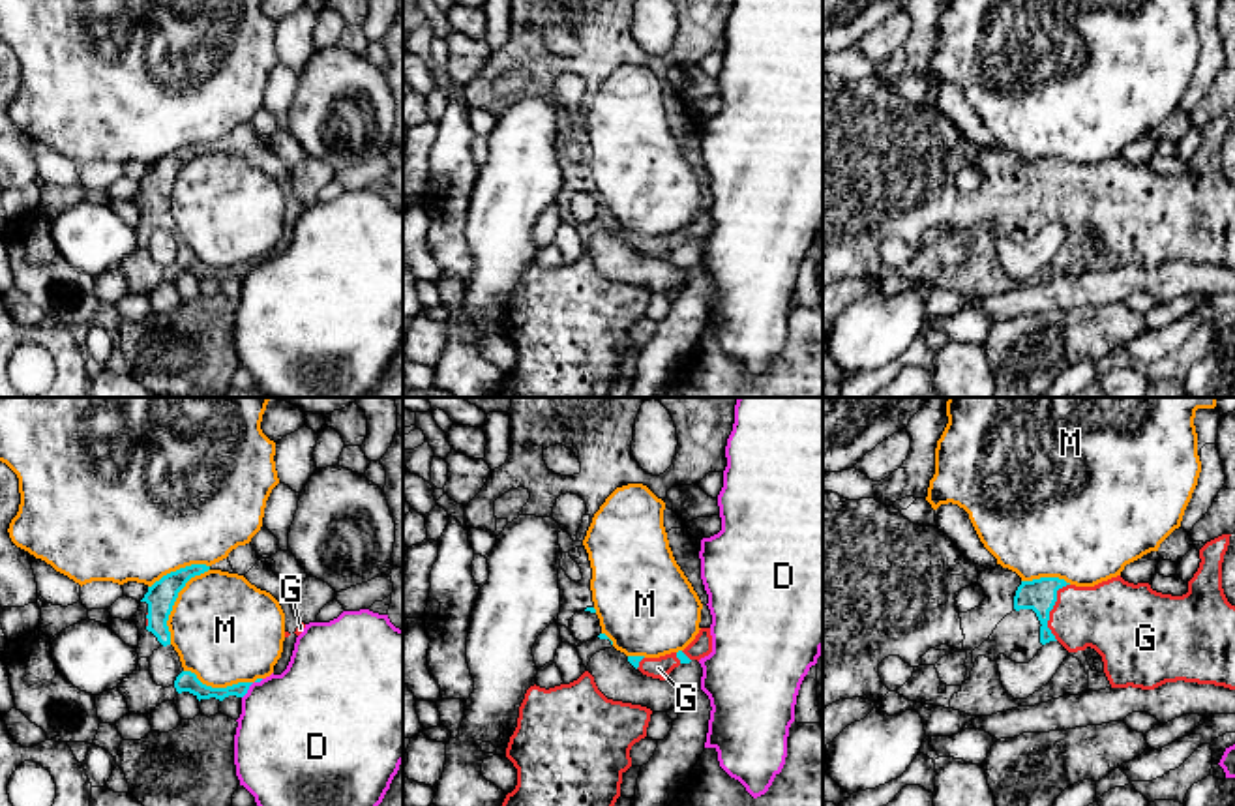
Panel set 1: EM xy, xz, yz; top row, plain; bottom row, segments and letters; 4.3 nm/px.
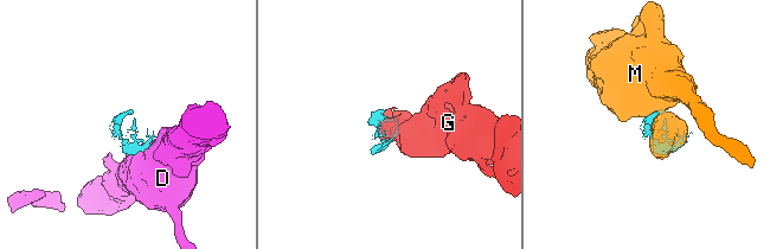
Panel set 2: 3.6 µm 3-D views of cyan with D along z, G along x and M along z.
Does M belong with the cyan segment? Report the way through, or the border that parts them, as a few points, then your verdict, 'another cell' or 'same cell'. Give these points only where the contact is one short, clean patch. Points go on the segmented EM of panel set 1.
another cell

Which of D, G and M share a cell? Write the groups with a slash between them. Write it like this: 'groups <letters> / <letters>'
groups D / G / M

